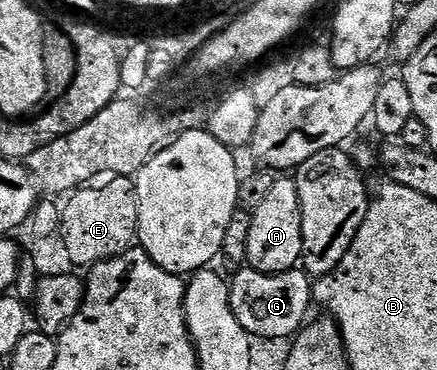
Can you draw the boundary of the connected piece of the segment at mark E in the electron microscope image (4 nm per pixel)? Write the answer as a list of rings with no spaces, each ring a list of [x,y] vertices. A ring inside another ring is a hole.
[[[110,177],[103,183],[106,183],[103,187],[79,187],[65,200],[62,207],[60,240],[66,246],[67,257],[83,269],[122,255],[138,243],[140,209],[134,188],[135,180],[130,177]]]

